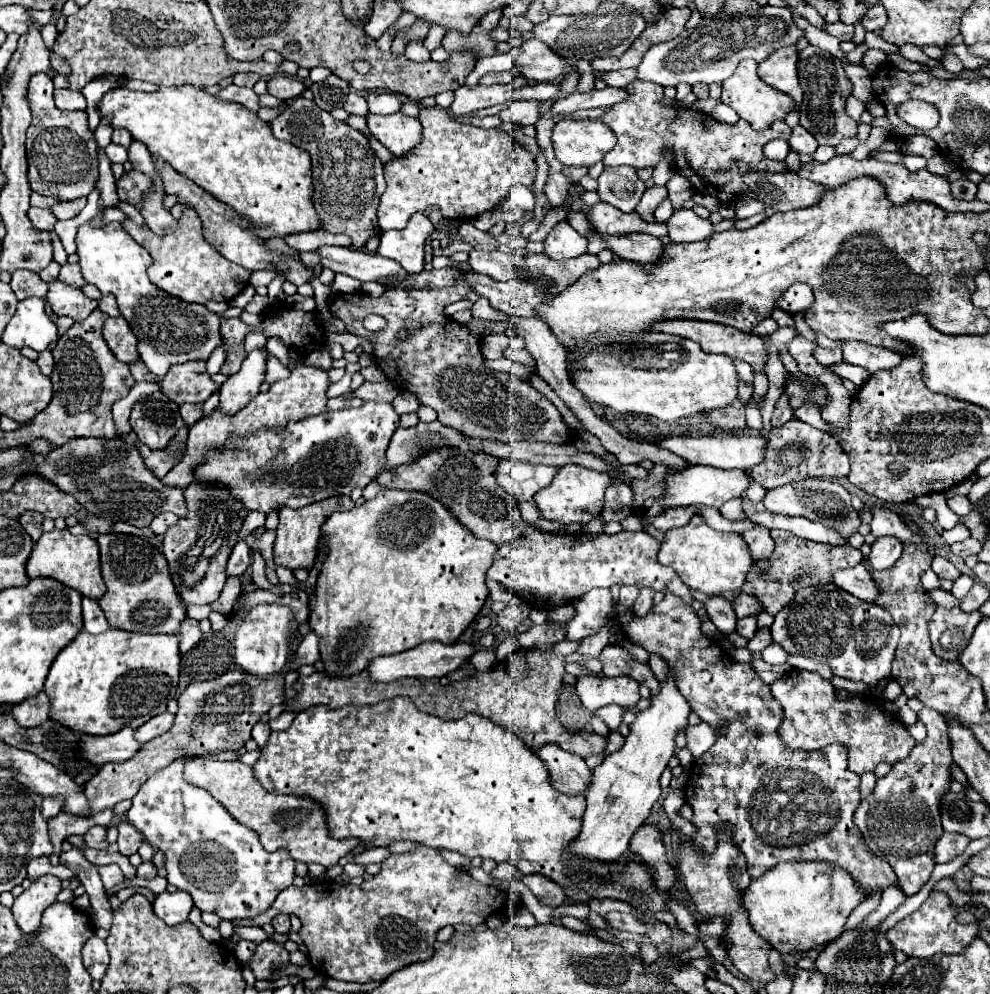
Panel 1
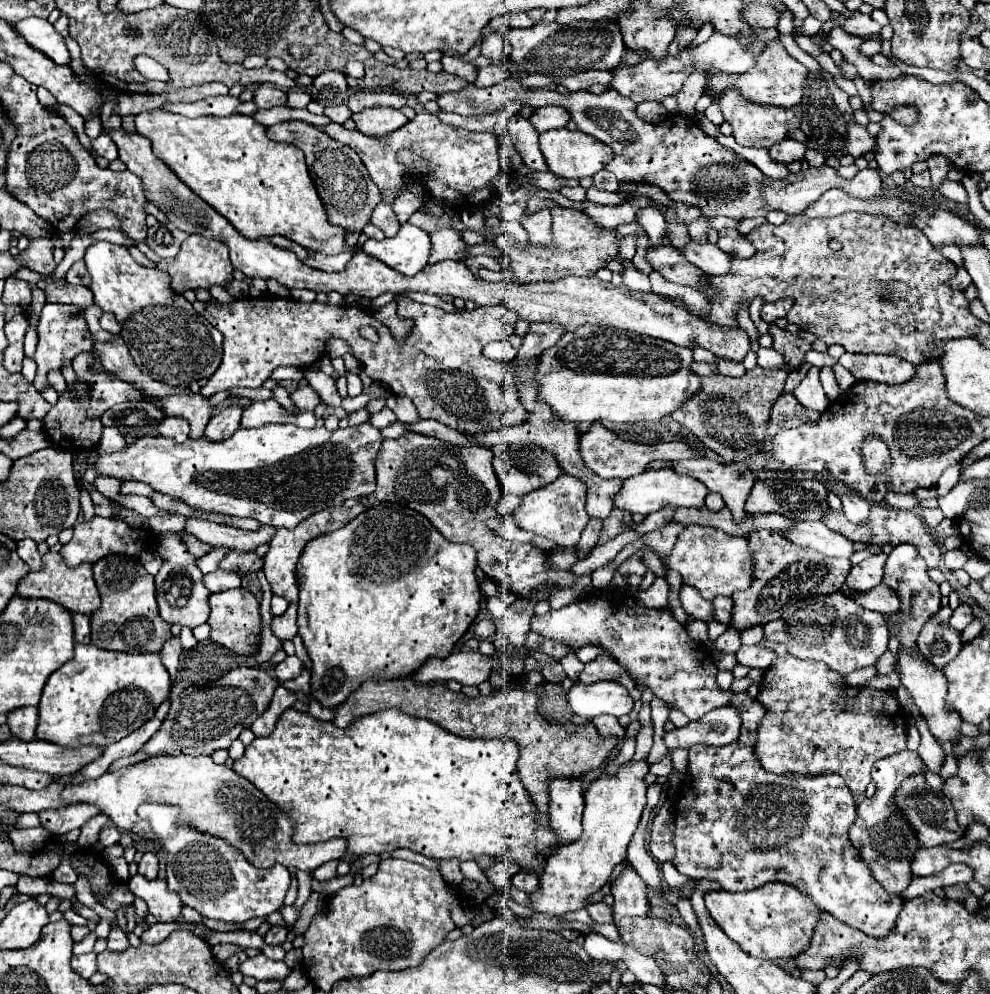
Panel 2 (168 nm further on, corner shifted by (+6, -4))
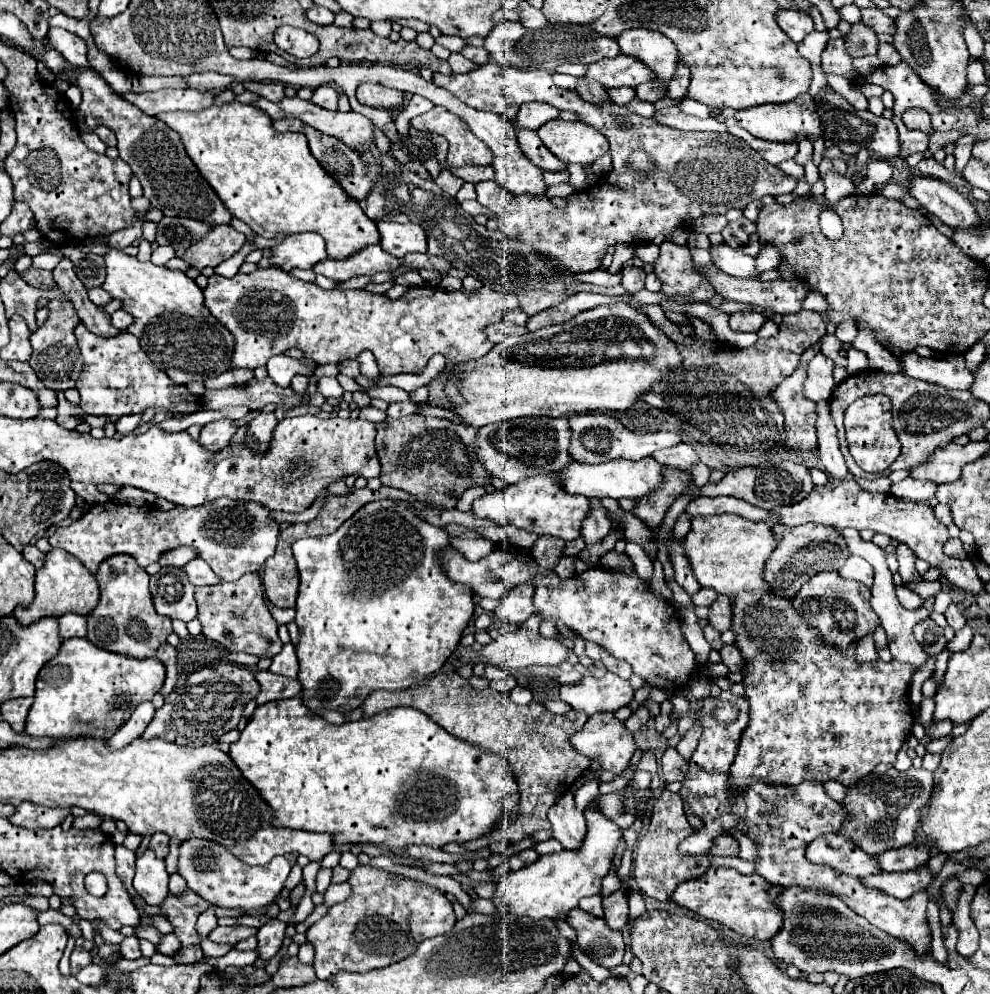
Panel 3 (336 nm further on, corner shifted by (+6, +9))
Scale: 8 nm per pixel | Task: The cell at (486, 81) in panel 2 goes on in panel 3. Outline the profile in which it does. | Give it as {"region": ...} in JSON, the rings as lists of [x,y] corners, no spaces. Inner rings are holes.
{"region":[[[466,45],[462,51],[460,51],[466,59],[470,59],[470,61],[474,61],[476,65],[484,65],[484,63],[488,63],[488,53],[486,53],[486,49],[484,47],[472,47],[472,45]]]}

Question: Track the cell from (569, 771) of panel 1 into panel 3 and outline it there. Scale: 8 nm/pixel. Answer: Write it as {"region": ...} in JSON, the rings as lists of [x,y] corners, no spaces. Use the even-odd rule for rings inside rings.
{"region":[[[572,793],[558,797],[556,805],[548,811],[548,819],[554,839],[558,839],[564,849],[578,849],[578,845],[582,845],[582,837],[586,837],[586,819],[584,813],[574,807]]]}

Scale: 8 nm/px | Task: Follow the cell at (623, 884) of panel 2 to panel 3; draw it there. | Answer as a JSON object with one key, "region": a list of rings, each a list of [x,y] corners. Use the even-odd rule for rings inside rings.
{"region":[[[616,891],[608,897],[602,897],[604,921],[614,931],[624,931],[628,923],[628,897],[622,891]]]}

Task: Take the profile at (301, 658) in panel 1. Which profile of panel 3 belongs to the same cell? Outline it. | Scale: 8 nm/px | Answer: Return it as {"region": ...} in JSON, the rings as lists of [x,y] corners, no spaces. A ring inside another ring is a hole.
{"region":[[[292,643],[282,647],[282,651],[272,659],[272,665],[270,665],[268,671],[276,673],[276,675],[290,677],[290,679],[296,679],[296,675],[298,675],[298,659],[296,659],[296,651],[294,651]]]}

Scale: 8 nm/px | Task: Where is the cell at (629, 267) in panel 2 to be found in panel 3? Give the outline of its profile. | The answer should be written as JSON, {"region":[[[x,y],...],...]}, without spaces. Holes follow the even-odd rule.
{"region":[[[626,269],[622,273],[622,287],[628,291],[628,293],[636,293],[640,289],[644,289],[644,277],[646,273],[634,273],[630,269]]]}

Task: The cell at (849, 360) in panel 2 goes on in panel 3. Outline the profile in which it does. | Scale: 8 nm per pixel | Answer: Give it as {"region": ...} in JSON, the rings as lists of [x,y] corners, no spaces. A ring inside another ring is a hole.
{"region":[[[916,353],[898,357],[906,375],[922,379],[946,389],[970,389],[974,375],[964,367],[962,355],[948,355],[944,359],[924,359]]]}

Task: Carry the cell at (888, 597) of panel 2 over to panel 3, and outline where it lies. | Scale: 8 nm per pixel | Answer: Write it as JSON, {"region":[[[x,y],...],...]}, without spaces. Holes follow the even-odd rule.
{"region":[[[898,585],[896,587],[896,593],[898,593],[898,597],[900,597],[900,603],[902,603],[902,607],[906,607],[906,609],[918,609],[918,607],[922,607],[922,599],[916,595],[916,593],[912,593],[906,585]]]}

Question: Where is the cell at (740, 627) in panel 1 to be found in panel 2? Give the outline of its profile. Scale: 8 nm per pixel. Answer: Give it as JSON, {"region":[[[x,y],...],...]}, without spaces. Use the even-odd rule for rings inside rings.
{"region":[[[728,628],[714,644],[712,648],[718,648],[724,654],[736,654],[740,648],[740,630],[736,628]]]}

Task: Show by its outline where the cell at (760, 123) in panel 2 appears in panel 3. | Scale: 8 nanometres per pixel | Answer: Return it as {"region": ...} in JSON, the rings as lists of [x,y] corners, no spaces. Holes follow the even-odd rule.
{"region":[[[802,93],[802,97],[796,97],[794,101],[788,101],[786,105],[758,105],[754,109],[742,109],[736,113],[736,121],[742,129],[752,133],[758,139],[766,141],[802,141],[802,139],[816,139],[824,137],[822,121],[816,111],[816,103],[808,93]]]}

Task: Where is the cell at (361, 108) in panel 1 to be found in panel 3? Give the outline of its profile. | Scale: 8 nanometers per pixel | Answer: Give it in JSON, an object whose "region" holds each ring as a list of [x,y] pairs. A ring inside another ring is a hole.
{"region":[[[322,85],[318,89],[314,89],[314,95],[310,99],[314,105],[336,111],[338,109],[338,93],[330,87],[330,85]]]}

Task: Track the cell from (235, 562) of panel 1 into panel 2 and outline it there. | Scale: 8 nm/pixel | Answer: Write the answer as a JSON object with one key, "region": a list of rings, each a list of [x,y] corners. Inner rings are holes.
{"region":[[[218,568],[216,572],[210,572],[204,576],[204,586],[210,592],[222,592],[228,588],[238,588],[240,586],[240,574]]]}

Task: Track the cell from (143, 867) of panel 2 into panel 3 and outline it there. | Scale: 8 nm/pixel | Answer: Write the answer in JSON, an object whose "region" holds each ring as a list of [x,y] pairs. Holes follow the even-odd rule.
{"region":[[[154,833],[148,847],[156,853],[156,857],[164,859],[164,857],[168,855],[168,843],[170,843],[170,837],[168,837],[168,835],[164,835],[164,833]]]}

